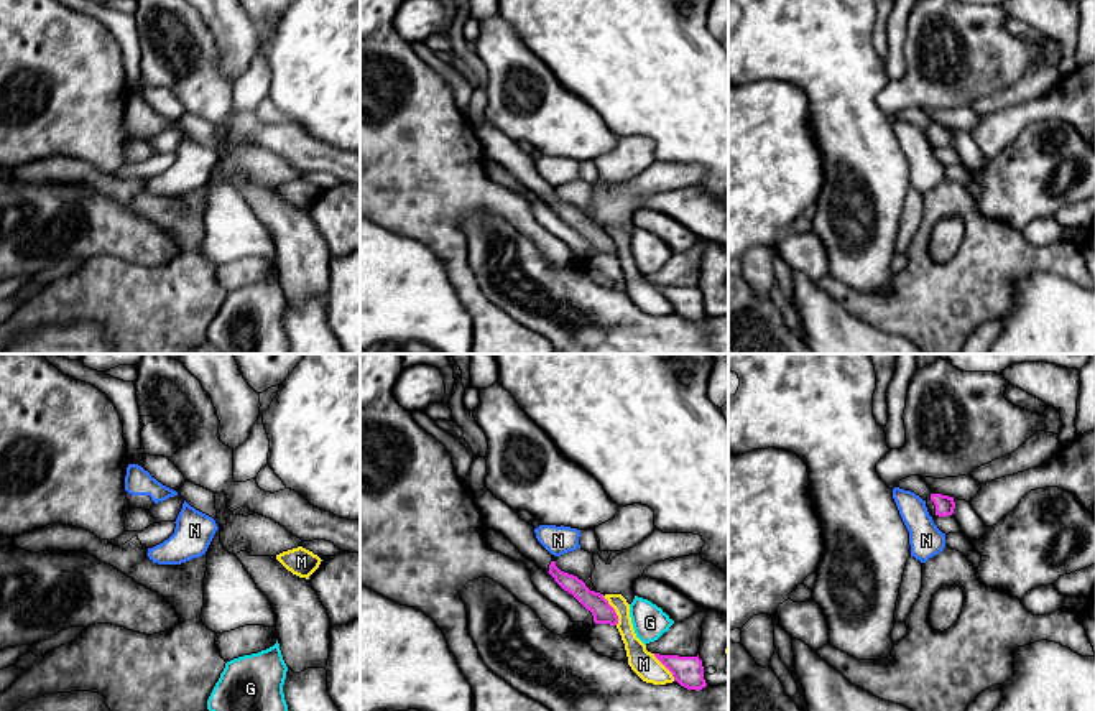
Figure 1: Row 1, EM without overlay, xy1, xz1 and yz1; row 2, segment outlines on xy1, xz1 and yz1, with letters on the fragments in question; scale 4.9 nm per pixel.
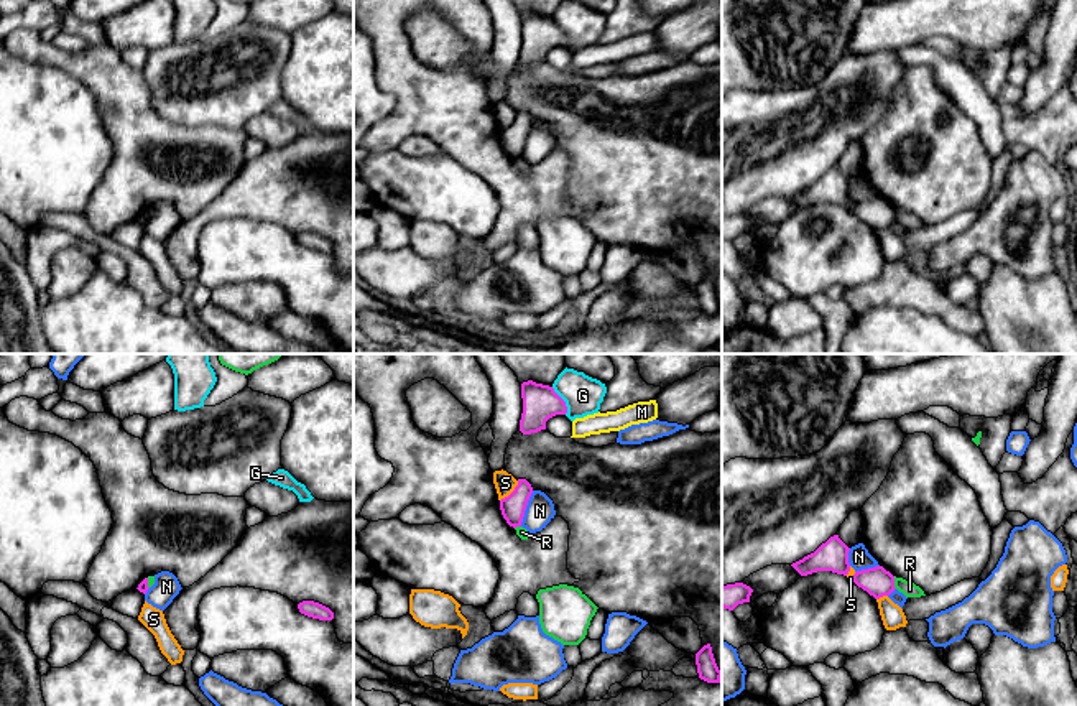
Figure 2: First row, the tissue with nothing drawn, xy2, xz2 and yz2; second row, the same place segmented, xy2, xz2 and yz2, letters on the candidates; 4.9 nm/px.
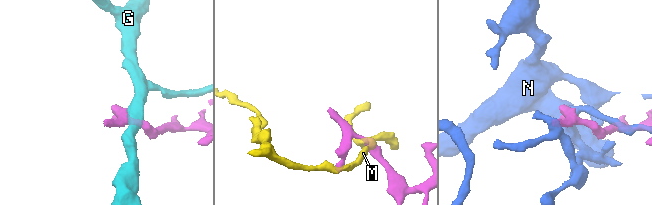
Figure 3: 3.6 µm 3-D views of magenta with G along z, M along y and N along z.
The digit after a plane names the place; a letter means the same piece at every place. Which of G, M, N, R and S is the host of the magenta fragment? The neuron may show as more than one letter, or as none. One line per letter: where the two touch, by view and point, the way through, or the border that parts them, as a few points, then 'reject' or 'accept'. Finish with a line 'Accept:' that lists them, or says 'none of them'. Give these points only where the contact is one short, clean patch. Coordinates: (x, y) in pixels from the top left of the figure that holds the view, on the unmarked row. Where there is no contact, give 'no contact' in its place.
G: xz2 (563, 32) | along xz2 (551, 18), (564, 33), (566, 45) | reject
M: xz1 (614, 242) | reject
N: xz2 (525, 140) | reject
R: yz2 (893, 214) | along yz2 (893, 208), (896, 219) | reject
S: xz2 (512, 124) | along xz2 (518, 112), (500, 132) | reject
Accept: none of them

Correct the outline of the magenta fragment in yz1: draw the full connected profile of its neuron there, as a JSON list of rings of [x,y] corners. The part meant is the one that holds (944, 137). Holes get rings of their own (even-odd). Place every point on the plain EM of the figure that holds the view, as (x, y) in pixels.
[[[931,125],[926,130],[926,138],[931,148],[947,148],[954,145],[955,133],[954,128],[942,127],[942,125]]]

